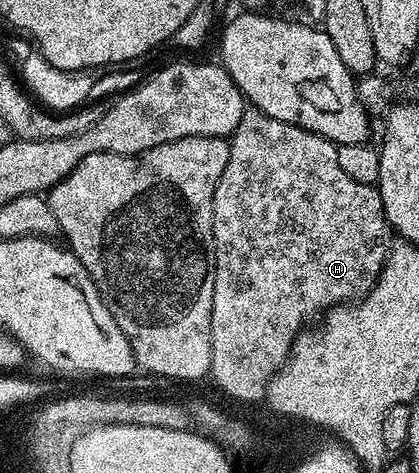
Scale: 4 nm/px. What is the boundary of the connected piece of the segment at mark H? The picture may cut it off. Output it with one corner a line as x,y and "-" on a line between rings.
246,110
239,118
239,126
229,140
229,161
223,166
223,174
215,186
213,199
213,265
215,266
215,290
213,291
213,309
211,310
211,380
225,391
226,397
237,401
261,402
266,399
269,382
278,370
285,365
293,350
297,336
310,322
324,317
338,304
352,304
362,300
375,286
379,274
385,269
385,257
391,247
391,229
385,220
385,211
379,190
371,184
351,182
347,173
339,167
337,145
314,132
300,128
297,124
279,122
256,110

